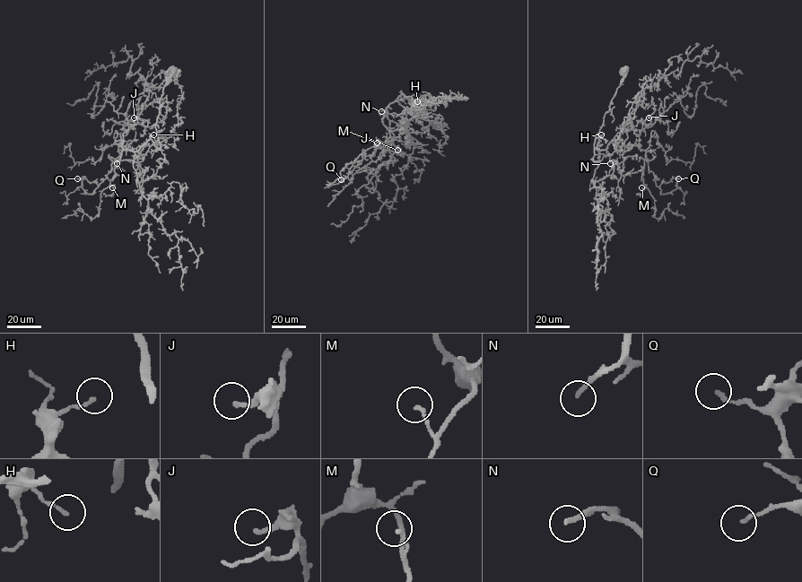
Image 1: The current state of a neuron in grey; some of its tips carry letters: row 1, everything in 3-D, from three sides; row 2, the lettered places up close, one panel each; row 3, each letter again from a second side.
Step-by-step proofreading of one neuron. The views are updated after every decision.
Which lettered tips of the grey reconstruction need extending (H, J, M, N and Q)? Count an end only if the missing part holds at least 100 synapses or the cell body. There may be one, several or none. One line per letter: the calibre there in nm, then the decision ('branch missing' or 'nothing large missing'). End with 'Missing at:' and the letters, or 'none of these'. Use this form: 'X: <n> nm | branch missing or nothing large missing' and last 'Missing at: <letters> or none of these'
H: 130 nm | nothing large missing
J: 190 nm | nothing large missing
M: 140 nm | nothing large missing
N: 180 nm | branch missing
Q: 160 nm | nothing large missing
Missing at: N

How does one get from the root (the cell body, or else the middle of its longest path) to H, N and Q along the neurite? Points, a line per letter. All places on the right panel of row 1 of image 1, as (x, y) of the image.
H: (623, 70), (623, 79), (596, 135), (595, 149), (601, 134)
N: (623, 70), (623, 79), (595, 143), (595, 149), (599, 139), (597, 150), (608, 152), (610, 163)
Q: (623, 70), (594, 148), (599, 139), (598, 151), (611, 142), (644, 150), (661, 194), (675, 189), (678, 178)

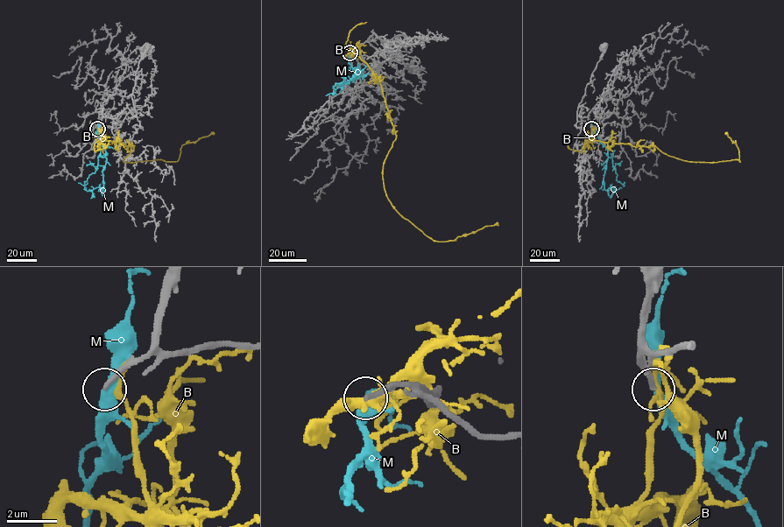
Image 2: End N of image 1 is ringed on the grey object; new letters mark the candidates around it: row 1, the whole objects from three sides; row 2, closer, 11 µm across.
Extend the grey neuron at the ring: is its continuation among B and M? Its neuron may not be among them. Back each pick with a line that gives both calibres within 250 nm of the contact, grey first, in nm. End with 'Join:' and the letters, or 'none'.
M: 240/320 nm
Join: M

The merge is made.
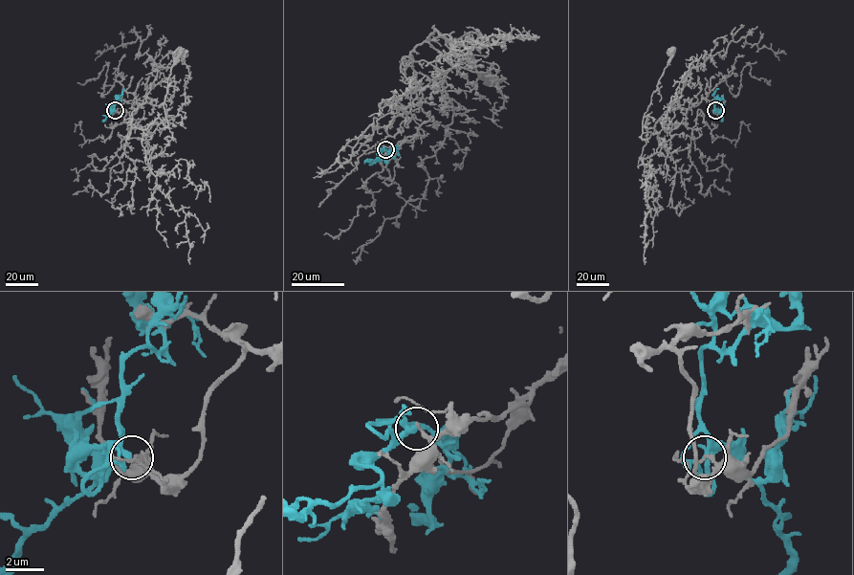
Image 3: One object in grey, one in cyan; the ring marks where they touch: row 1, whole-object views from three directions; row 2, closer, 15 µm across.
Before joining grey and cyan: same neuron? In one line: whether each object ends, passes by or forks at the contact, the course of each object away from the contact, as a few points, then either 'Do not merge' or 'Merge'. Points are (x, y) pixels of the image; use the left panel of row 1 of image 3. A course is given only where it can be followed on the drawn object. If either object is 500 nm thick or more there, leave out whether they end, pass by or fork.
At the ring grey ends. At the ring cyan passes by. Course of grey: (116, 110), (135, 98), (142, 103), (133, 127), (158, 118), (167, 126), (167, 80), (181, 51). Course of cyan: (116, 110), (115, 102), (124, 88). Do not merge

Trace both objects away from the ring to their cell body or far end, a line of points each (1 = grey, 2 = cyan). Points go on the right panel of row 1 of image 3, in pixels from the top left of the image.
1: (714, 110), (712, 102), (703, 98), (687, 109), (666, 111), (647, 129), (646, 118), (642, 126), (670, 51)
2: (714, 110), (713, 95), (718, 88)

